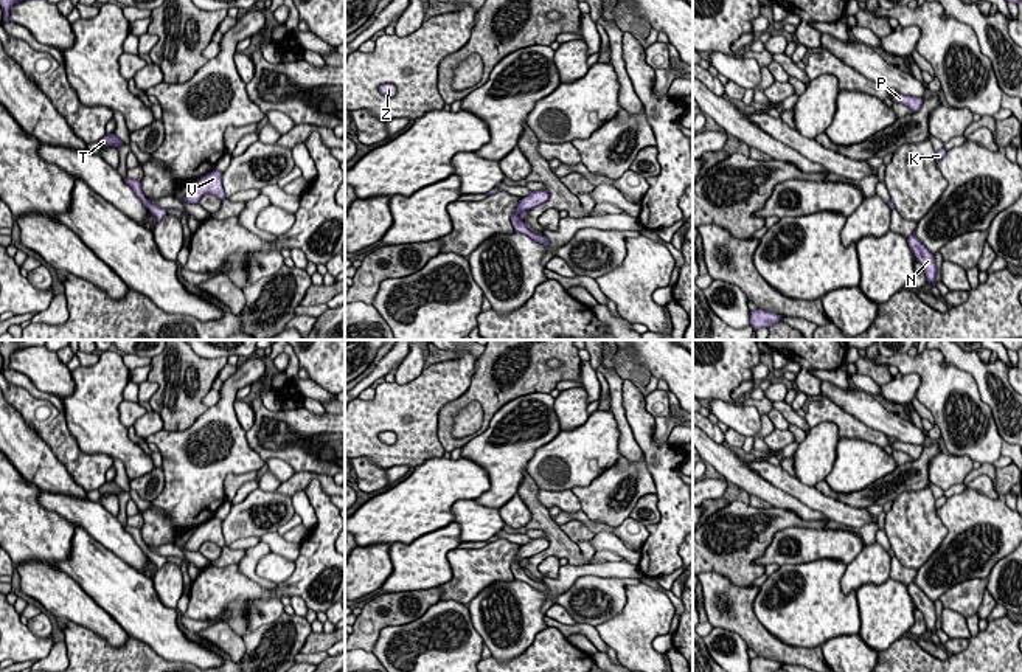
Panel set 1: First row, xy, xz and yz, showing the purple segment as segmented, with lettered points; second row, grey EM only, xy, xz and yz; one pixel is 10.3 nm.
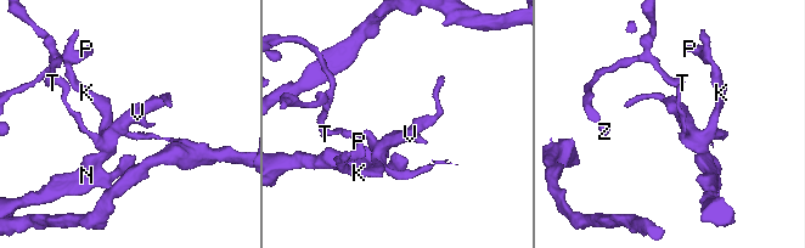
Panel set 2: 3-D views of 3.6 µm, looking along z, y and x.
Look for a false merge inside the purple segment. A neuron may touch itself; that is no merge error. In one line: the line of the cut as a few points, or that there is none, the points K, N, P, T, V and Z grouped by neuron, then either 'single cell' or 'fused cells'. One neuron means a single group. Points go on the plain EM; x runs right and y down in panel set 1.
yz (890, 550), (893, 554) | K N P V / T Z | fused cells

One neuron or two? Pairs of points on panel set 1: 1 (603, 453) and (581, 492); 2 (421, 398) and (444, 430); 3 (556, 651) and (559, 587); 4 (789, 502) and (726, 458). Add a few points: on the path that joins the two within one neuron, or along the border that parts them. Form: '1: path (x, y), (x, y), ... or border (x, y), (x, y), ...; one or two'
1: border (614, 464), (587, 484), (569, 489); two
2: border (462, 393), (438, 415), (438, 441), (443, 450); two
3: border (547, 627), (536, 635), (522, 654); two
4: path (774, 495), (741, 474); one

